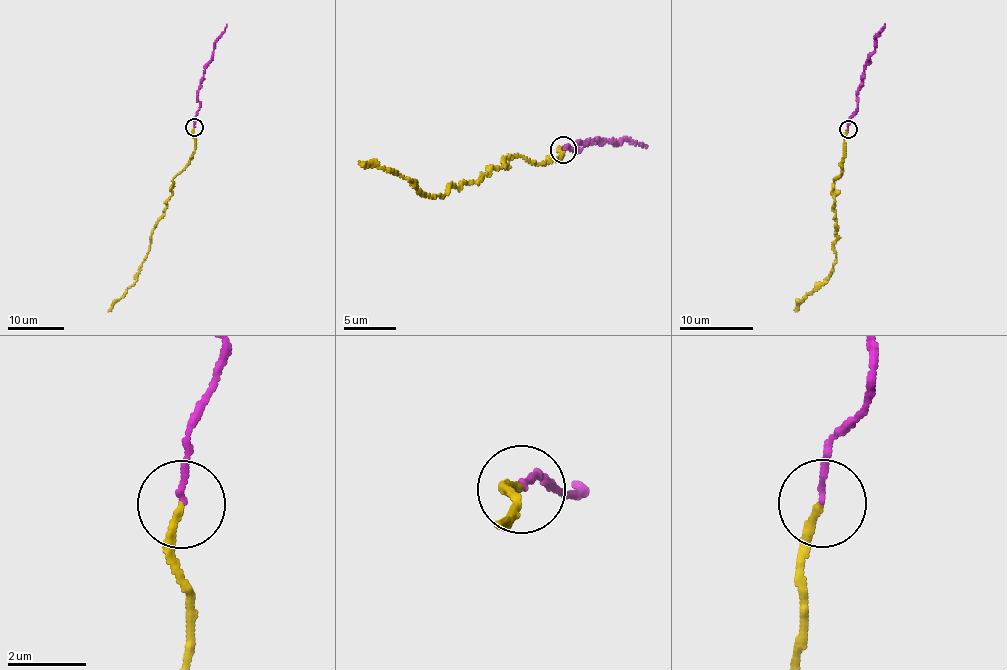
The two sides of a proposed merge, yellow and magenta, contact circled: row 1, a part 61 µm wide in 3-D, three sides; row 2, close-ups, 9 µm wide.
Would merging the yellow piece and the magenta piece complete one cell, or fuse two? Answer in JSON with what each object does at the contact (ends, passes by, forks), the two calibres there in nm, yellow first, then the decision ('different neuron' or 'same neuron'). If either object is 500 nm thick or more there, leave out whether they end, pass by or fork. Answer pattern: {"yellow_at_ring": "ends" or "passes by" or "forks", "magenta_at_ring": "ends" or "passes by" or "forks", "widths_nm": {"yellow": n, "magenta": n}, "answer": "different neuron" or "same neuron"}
{"yellow_at_ring": "ends", "magenta_at_ring": "ends", "widths_nm": {"yellow": 170, "magenta": 140}, "answer": "same neuron"}

